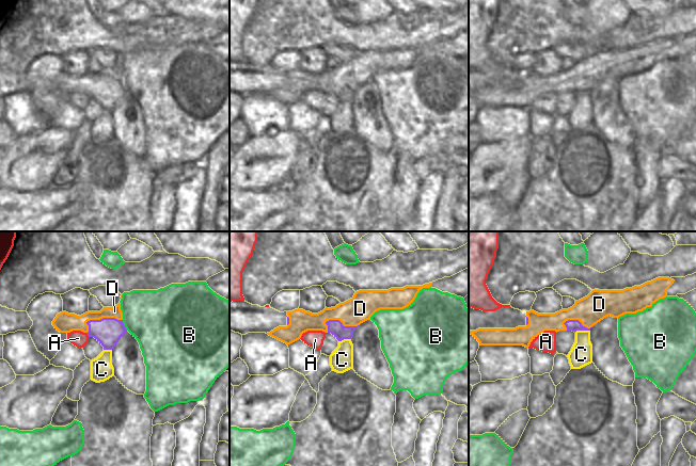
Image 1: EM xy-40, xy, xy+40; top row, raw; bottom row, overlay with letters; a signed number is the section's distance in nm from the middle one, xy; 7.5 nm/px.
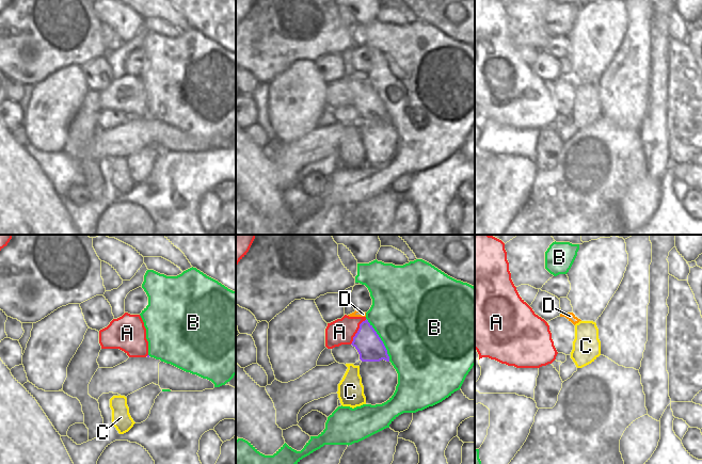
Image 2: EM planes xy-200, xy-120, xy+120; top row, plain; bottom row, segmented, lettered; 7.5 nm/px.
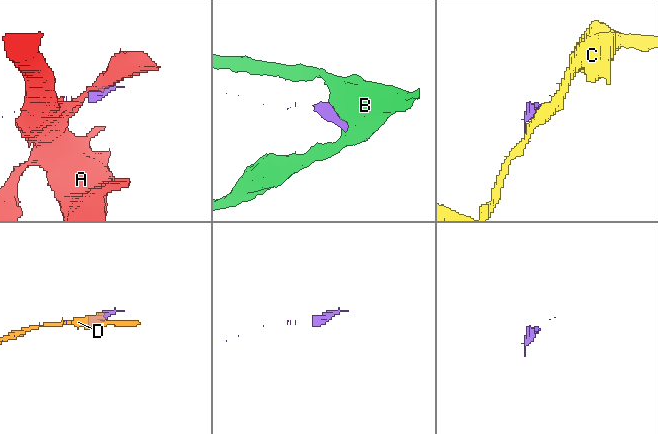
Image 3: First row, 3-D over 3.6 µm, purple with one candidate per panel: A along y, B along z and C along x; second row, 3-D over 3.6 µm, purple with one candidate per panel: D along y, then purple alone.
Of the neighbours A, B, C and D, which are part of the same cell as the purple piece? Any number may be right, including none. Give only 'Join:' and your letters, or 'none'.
Join: none

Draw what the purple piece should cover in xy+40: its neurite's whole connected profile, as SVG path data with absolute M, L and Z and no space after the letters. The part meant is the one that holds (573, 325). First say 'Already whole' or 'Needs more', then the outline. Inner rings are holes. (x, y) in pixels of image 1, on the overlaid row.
Already whole. M568 320L564 324L566 325L567 331L572 331L574 333L576 331L590 331L590 328L583 326L579 320Z

